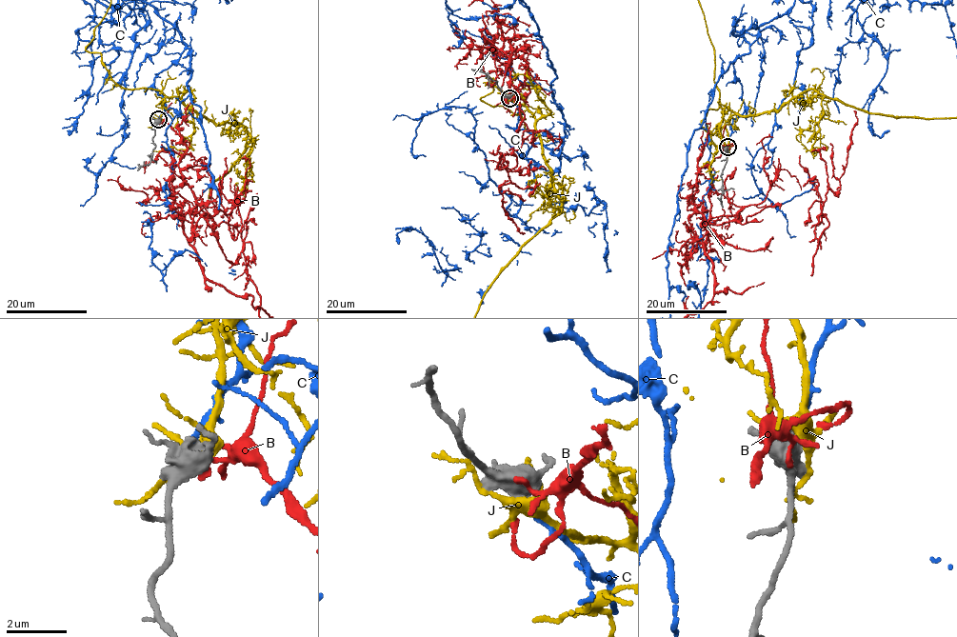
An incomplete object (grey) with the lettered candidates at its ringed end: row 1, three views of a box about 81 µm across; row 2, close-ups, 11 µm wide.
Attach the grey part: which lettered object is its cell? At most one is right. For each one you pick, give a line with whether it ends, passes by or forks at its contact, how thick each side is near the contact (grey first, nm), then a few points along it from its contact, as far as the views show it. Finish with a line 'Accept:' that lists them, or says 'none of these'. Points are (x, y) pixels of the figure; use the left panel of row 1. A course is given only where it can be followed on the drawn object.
C: it ends | 320/170 nm
Accept: C

